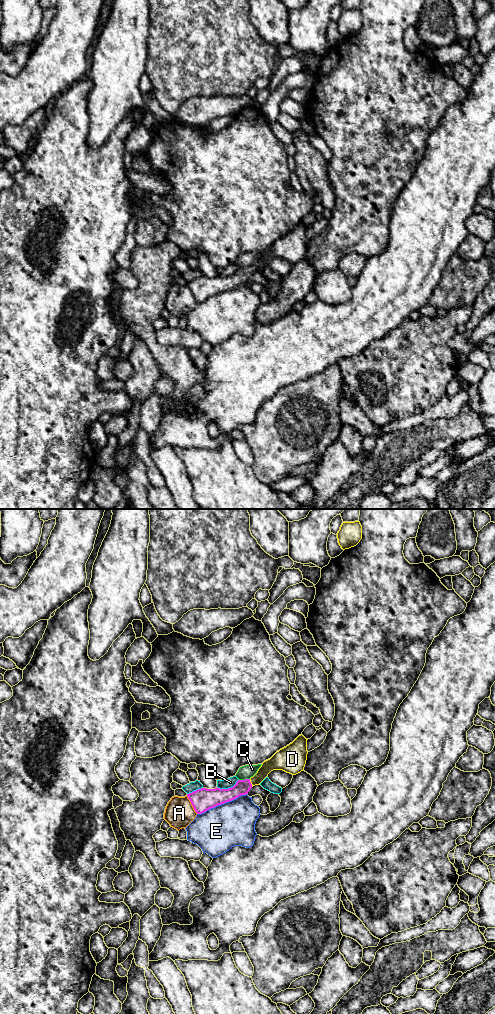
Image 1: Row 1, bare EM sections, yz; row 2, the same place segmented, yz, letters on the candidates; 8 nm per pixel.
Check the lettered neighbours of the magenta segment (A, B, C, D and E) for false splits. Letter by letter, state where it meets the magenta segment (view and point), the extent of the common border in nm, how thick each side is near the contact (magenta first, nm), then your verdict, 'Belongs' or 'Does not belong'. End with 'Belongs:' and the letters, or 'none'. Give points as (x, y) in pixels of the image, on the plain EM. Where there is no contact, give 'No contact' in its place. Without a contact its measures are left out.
A: Touches magenta at yz (192, 293). Shared border 170 nm. Thickness 180 nm (magenta) against 240 nm. Does not belong
B: Touches magenta at yz (228, 276). Shared border 190 nm. Thickness 180 nm (magenta) against 80 nm. Does not belong
C: Touches magenta at yz (245, 267). Shared border 90 nm. Thickness 130 nm (magenta) against 110 nm. Does not belong
D: Touches magenta at yz (250, 271). Shared border 70 nm. Thickness 120 nm (magenta) against 110 nm. Belongs
E: Touches magenta at yz (221, 291). Shared border 440 nm. Thickness 180 nm (magenta) against 360 nm. Does not belong
Belongs: D

